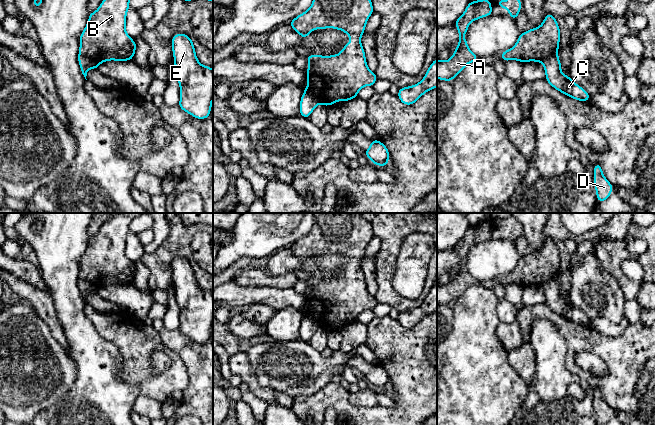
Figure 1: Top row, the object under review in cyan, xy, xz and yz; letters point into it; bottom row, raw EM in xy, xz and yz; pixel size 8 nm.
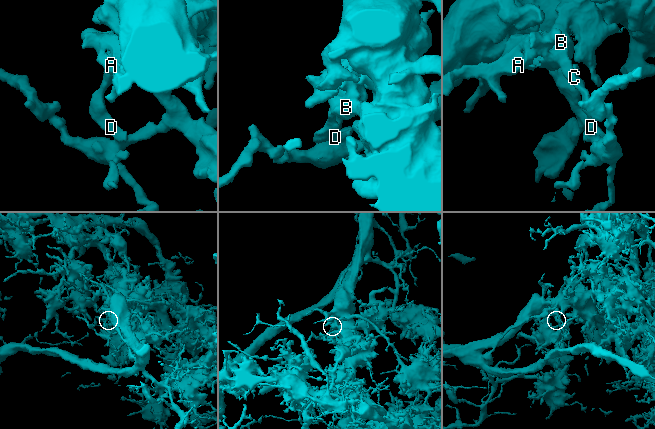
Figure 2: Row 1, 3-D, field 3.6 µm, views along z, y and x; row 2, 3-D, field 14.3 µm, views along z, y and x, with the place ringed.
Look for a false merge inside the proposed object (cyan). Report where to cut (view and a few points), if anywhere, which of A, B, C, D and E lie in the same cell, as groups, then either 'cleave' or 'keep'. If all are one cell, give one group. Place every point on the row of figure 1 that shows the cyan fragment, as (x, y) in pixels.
cut xy (79, 53), (88, 57), (97, 66); groups A B / C D E; cleave

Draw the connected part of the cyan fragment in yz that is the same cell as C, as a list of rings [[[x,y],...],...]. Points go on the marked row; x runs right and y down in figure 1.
[[[557,52],[545,57],[542,64],[545,69],[546,81],[552,87],[575,100],[590,100],[589,94],[582,87],[561,72],[561,63]]]

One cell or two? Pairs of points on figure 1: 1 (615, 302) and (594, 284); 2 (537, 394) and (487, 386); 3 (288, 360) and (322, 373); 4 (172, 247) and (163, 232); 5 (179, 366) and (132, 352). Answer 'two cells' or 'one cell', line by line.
1: one cell
2: two cells
3: one cell
4: two cells
5: one cell

